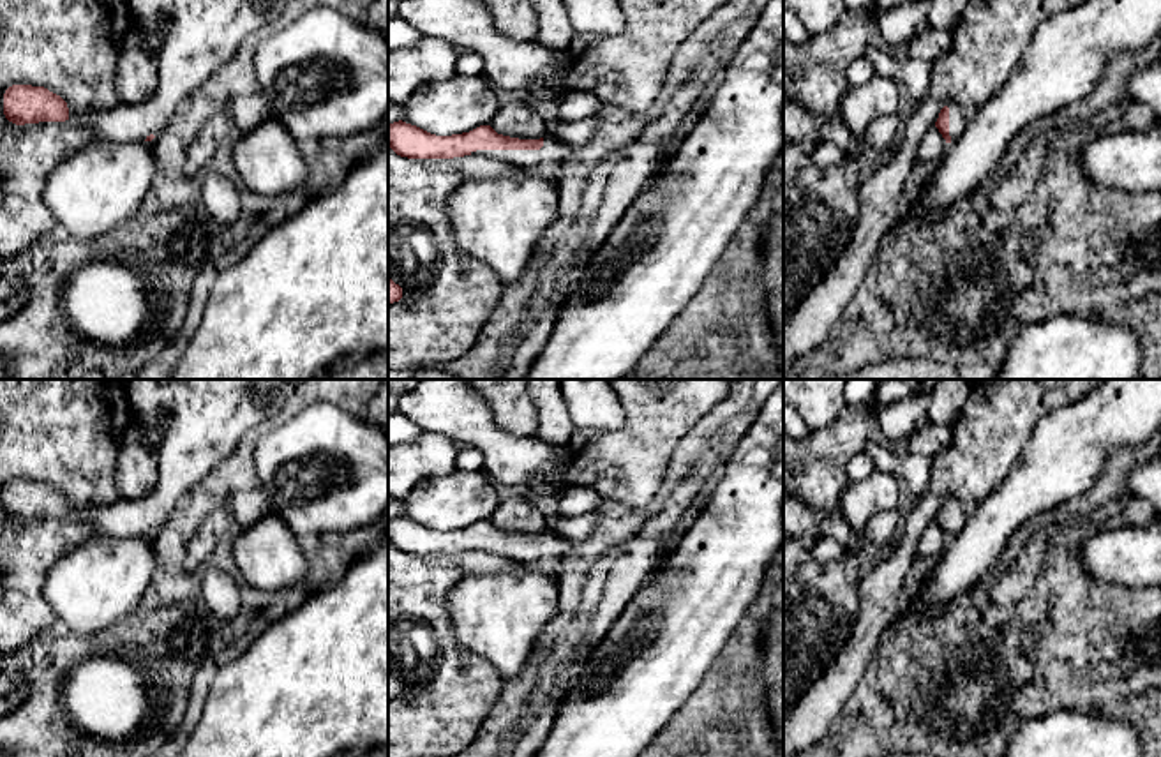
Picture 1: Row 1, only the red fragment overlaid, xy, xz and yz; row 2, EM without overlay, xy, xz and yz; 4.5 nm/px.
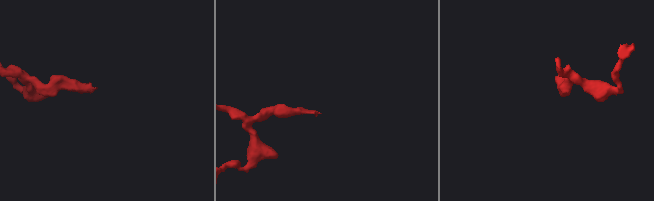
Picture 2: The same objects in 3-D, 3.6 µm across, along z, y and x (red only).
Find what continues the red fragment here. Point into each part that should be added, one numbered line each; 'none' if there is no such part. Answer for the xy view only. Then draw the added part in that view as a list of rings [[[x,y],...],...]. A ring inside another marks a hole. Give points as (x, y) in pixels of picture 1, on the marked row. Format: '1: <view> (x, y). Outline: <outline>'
1: xy (198, 37). Outline: [[[125,0],[131,21],[159,35],[159,88],[136,106],[92,116],[95,139],[145,141],[161,134],[180,104],[224,67],[240,44],[277,21],[291,0]]]

